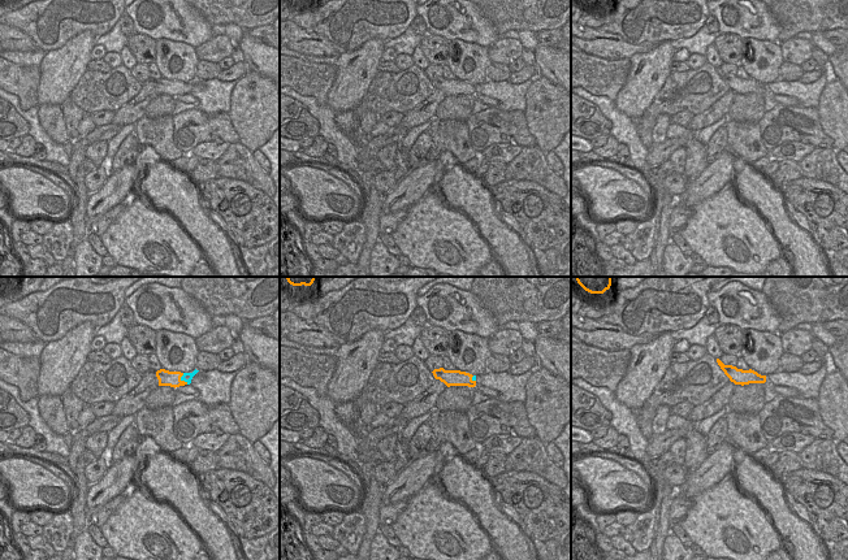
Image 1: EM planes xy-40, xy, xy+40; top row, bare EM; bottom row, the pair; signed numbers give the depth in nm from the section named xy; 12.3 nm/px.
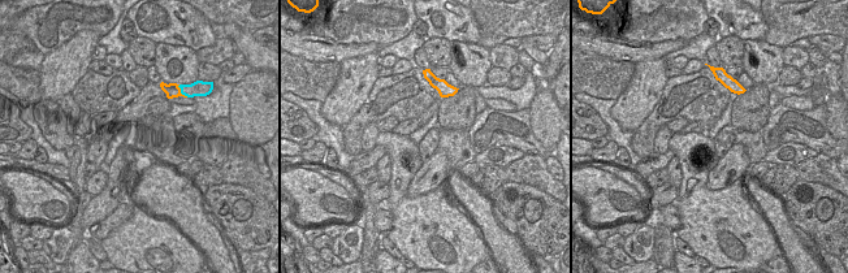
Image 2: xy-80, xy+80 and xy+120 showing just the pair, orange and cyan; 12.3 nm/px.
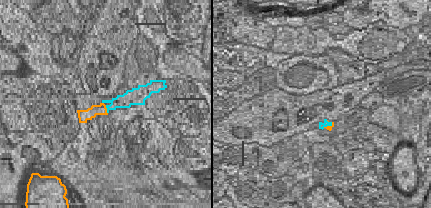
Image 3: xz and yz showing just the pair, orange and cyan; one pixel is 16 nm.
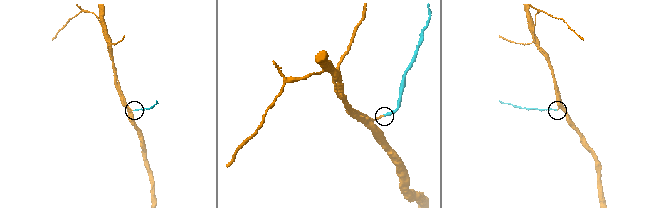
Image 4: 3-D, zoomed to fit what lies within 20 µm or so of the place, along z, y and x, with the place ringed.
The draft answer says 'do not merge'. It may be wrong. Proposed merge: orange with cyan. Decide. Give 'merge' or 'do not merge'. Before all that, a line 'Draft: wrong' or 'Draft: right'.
Draft: wrong
merge

